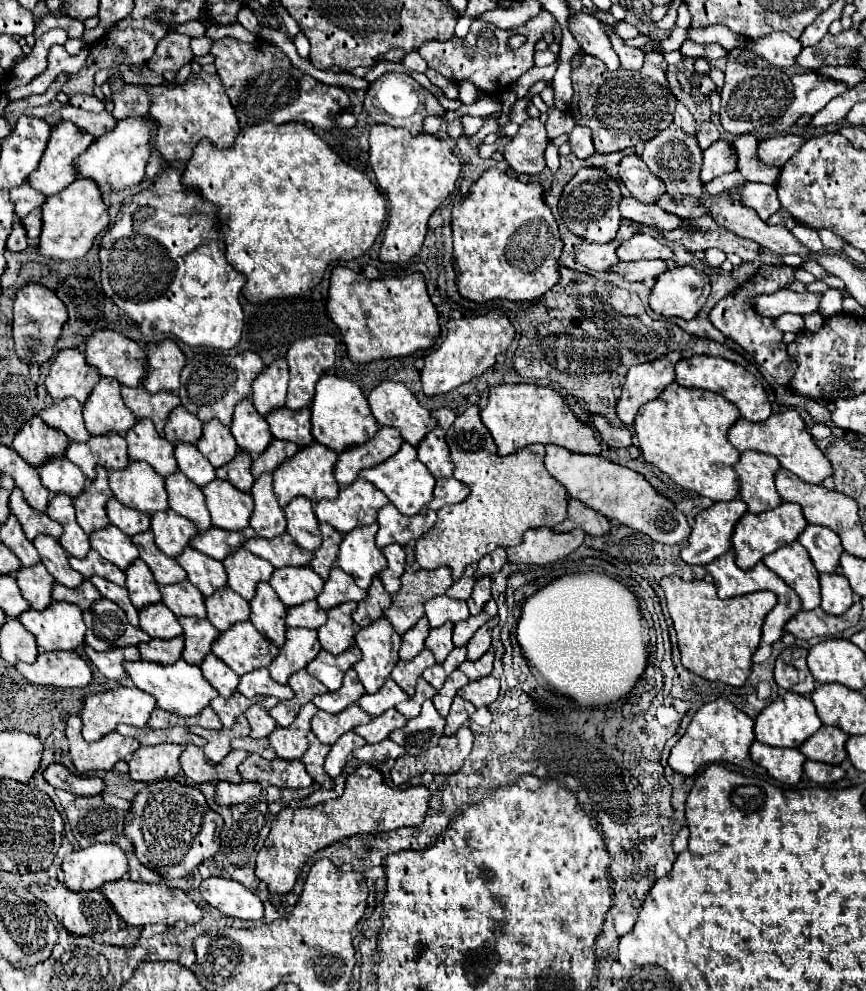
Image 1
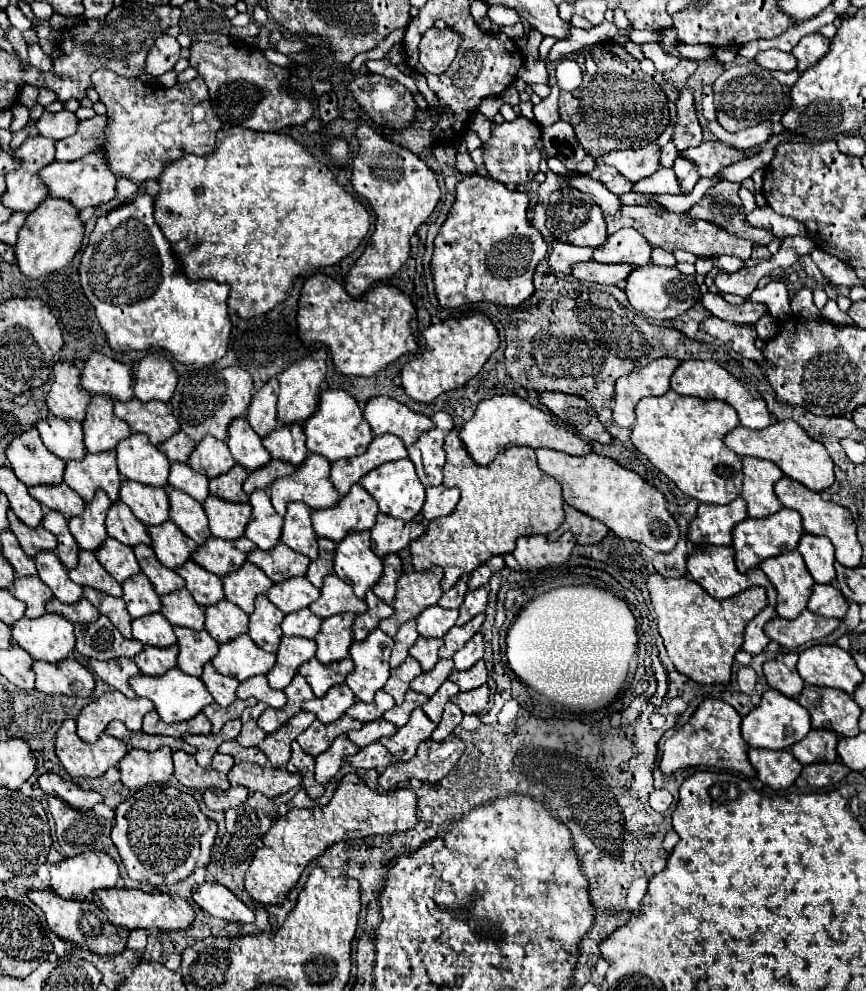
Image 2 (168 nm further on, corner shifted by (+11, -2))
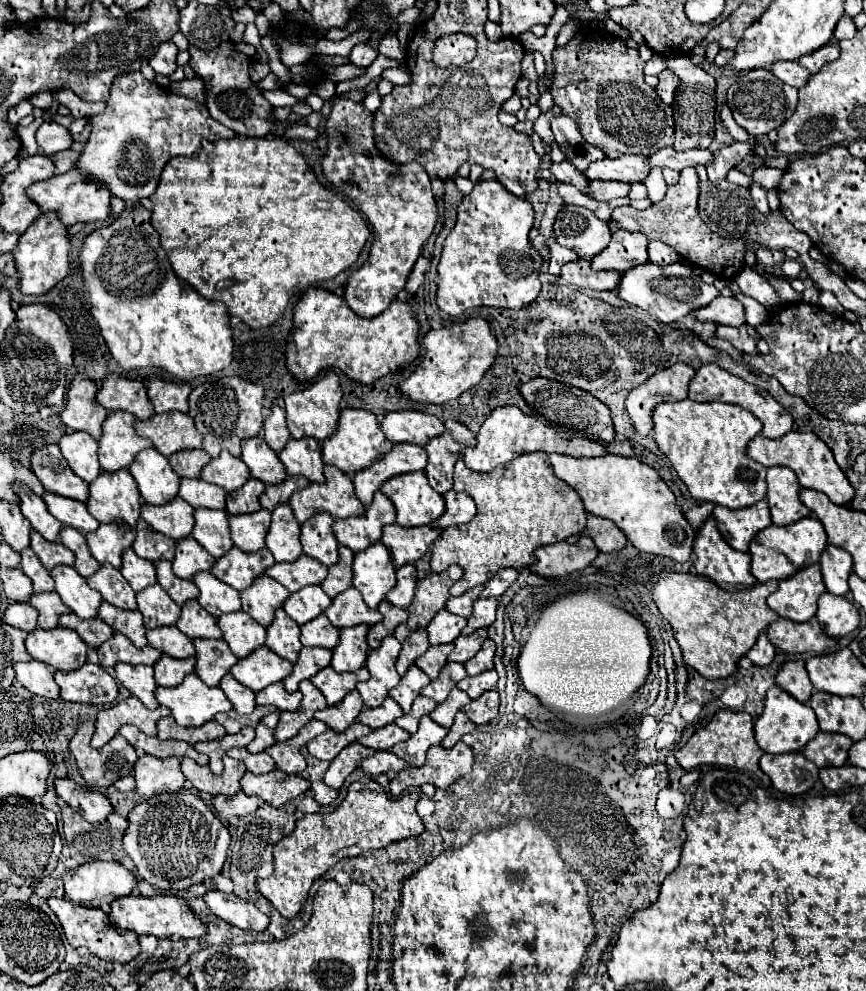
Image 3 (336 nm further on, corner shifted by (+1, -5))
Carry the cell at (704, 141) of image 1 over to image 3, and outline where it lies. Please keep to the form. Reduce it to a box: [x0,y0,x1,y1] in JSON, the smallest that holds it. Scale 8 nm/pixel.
[667,58,715,152]

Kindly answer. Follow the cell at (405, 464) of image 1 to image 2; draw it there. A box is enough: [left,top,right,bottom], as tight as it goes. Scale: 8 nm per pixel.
[359,459,425,521]

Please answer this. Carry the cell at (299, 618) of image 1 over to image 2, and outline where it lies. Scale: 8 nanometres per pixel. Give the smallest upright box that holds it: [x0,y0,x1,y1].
[281,609,321,639]

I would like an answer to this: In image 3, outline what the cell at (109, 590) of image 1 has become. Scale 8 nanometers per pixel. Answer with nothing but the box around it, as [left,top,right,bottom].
[99,602,147,648]

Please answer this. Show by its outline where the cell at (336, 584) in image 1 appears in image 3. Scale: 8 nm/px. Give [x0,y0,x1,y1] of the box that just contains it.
[323,588,383,628]

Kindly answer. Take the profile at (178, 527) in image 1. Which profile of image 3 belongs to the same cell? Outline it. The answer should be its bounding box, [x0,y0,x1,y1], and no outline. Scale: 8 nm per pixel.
[173,536,215,580]

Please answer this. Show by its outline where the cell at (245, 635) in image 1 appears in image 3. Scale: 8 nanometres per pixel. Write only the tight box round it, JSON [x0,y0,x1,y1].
[231,646,293,692]

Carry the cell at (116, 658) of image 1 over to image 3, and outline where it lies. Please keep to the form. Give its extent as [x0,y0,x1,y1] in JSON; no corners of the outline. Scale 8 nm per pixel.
[113,664,159,708]

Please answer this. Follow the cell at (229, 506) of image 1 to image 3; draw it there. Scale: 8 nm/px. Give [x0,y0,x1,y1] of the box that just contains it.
[229,510,271,552]

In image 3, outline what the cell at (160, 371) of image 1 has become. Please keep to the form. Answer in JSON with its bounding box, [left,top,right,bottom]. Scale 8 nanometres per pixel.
[147,376,191,412]

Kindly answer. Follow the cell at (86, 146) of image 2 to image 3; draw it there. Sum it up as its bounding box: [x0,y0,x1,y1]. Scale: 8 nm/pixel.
[53,150,81,174]

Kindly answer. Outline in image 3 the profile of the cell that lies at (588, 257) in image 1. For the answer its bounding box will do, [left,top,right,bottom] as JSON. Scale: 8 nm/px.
[547,238,579,276]

